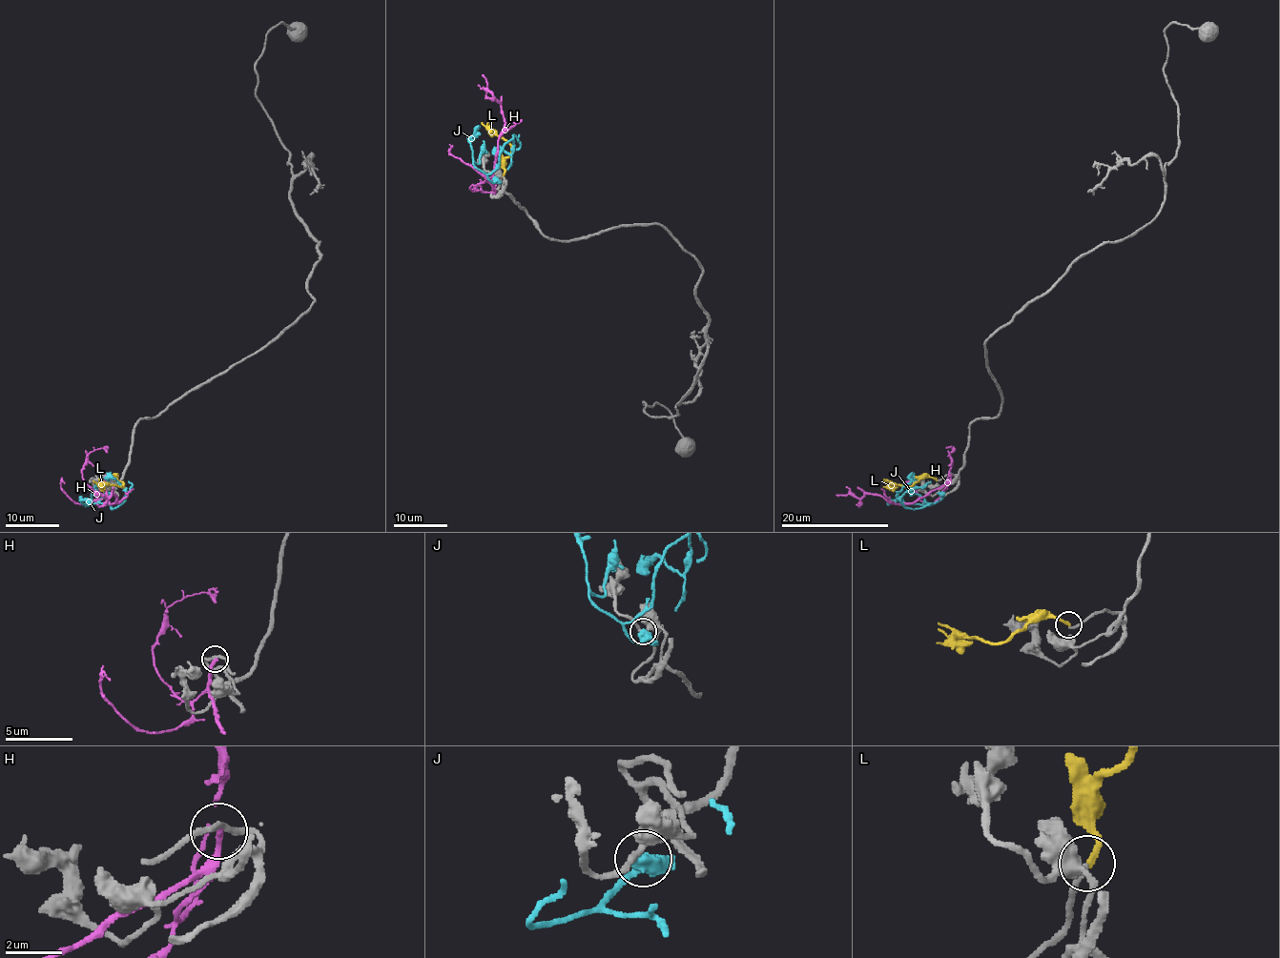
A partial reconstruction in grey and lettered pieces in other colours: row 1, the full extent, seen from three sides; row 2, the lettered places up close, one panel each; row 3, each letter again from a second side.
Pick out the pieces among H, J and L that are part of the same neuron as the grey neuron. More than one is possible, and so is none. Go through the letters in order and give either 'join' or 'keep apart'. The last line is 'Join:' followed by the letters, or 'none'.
H: keep apart
J: keep apart
L: join
Join: L

